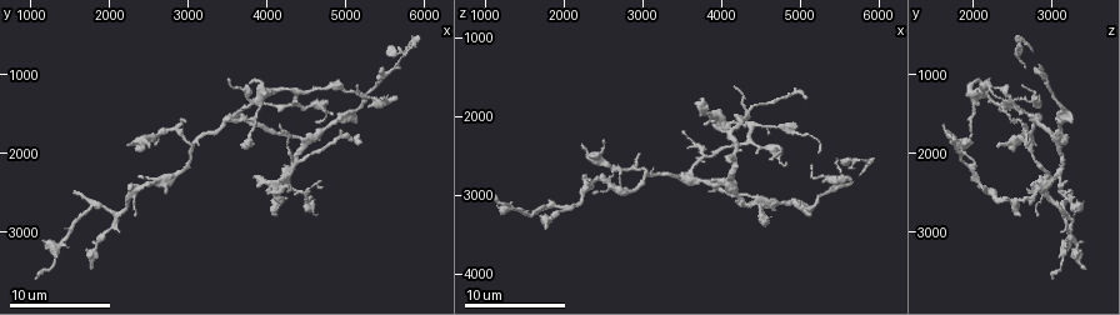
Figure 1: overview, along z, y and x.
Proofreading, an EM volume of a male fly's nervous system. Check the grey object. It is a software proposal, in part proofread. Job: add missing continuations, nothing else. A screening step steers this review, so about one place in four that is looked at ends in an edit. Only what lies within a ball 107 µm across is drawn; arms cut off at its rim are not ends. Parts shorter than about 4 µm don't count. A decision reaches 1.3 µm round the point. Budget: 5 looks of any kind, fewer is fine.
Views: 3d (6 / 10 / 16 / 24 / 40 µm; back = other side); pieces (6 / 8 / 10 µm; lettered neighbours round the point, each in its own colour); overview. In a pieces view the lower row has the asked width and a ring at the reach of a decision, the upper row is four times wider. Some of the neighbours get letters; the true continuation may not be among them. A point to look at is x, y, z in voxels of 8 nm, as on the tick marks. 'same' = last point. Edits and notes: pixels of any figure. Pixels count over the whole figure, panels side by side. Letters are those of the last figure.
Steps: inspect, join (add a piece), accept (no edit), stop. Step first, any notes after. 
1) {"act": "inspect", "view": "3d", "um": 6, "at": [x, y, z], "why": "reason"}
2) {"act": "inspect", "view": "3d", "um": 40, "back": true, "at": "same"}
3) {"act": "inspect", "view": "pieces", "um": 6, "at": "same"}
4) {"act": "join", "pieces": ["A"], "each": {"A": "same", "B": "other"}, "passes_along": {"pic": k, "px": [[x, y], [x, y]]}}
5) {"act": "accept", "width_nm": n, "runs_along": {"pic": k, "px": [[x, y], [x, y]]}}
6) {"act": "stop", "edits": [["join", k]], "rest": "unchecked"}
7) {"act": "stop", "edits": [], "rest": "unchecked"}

{"act": "inspect", "view": "pieces", "um": 10, "at": [4150, 1650, 1650], "why": "branch stops here"}

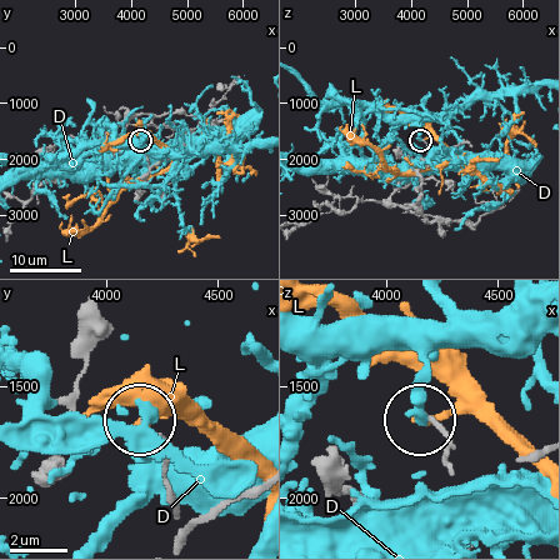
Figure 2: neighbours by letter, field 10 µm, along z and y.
{"act": "accept", "width_nm": 150, "each": {"D": "other", "L": "other"}, "runs_along": {"pic": 2, "px": [[451, 468], [446, 436], [423, 415]]}, "found": "no lettered piece goes on from it"}

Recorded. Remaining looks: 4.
{"act": "inspect", "view": "3d", "um": 10, "at": [2250, 1900, 2350], "why": "branch stops here"}

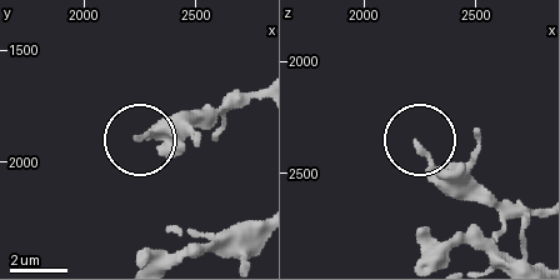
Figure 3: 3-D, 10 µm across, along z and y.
{"act": "inspect", "view": "pieces", "um": 6, "at": [2250, 1890, 2360], "why": "see the neighbours"}

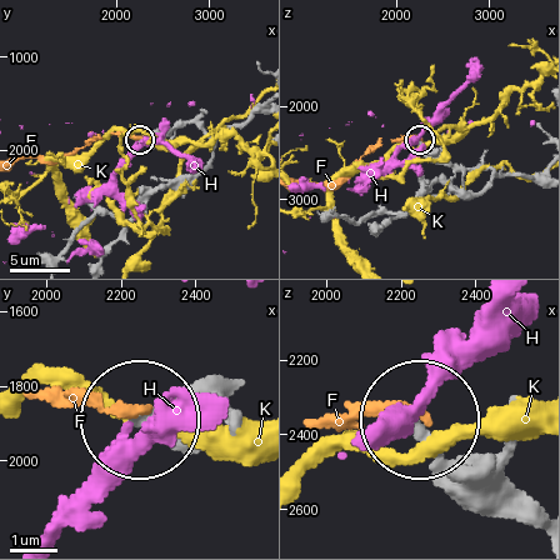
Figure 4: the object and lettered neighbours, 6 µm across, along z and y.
{"act": "accept", "each": {"F": "other", "H": "other", "K": "other"}, "found": "no lettered piece goes on from it"}

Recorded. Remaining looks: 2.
{"act": "inspect", "view": "3d", "um": 10, "at": [2400, 2250, 3000], "why": "an open end"}

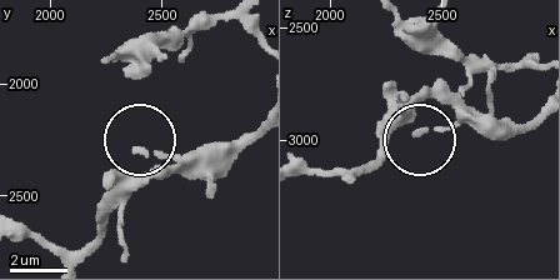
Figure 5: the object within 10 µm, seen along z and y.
{"act": "inspect", "view": "pieces", "um": 10, "at": [2390, 2300, 2960]}

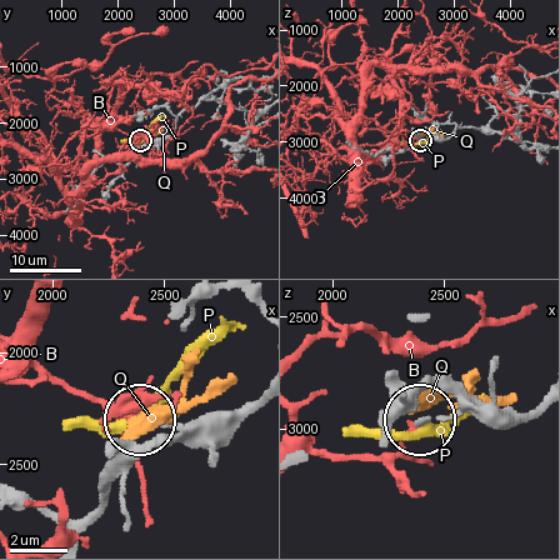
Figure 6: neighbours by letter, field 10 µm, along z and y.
{"act": "accept", "width_nm": 160, "each": {"B": "other", "P": "other", "Q": "other"}, "runs_along": {"pic": 6, "px": [[491, 131], [455, 128], [446, 138], [420, 140]]}, "found": "none of them fits"}

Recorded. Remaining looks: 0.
{"act": "stop", "edits": [], "rest": "unchecked"}

